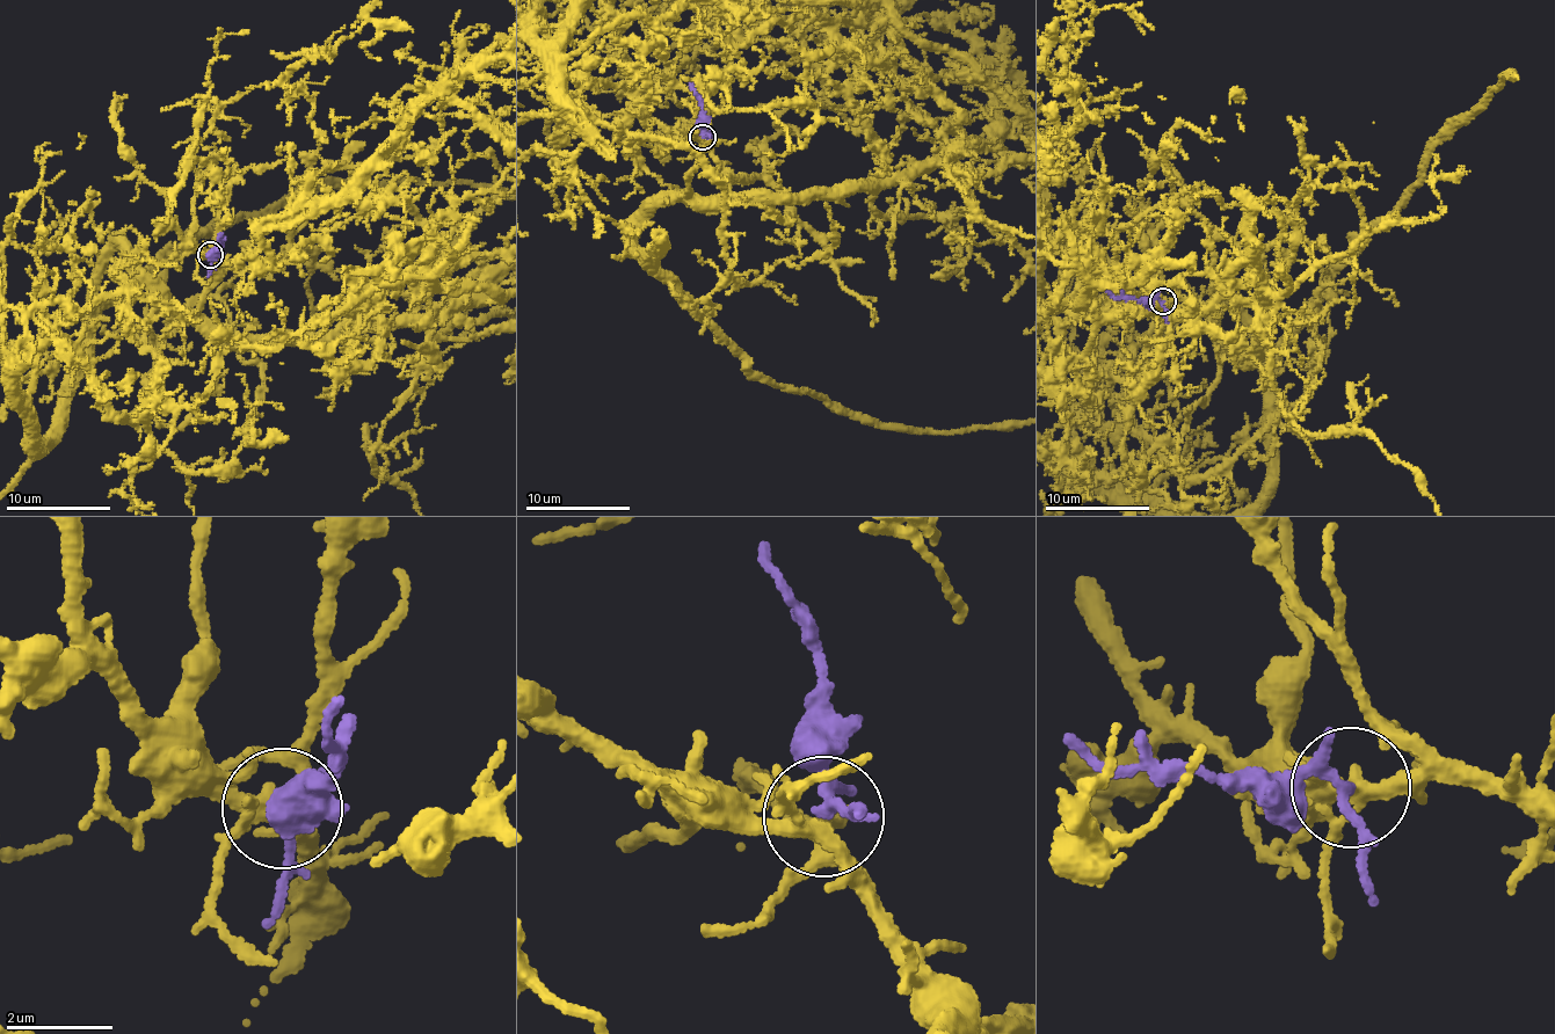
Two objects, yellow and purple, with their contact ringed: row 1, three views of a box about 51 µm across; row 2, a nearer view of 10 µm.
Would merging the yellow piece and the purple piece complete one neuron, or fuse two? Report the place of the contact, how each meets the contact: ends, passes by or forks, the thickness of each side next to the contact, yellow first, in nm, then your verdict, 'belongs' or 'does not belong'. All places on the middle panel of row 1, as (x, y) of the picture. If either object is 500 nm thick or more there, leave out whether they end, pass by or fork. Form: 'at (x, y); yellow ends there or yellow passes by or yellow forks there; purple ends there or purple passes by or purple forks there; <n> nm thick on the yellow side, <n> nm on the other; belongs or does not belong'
at (703, 137); yellow forks there; purple forks there; 260 nm thick on the yellow side, 150 nm on the other; belongs

